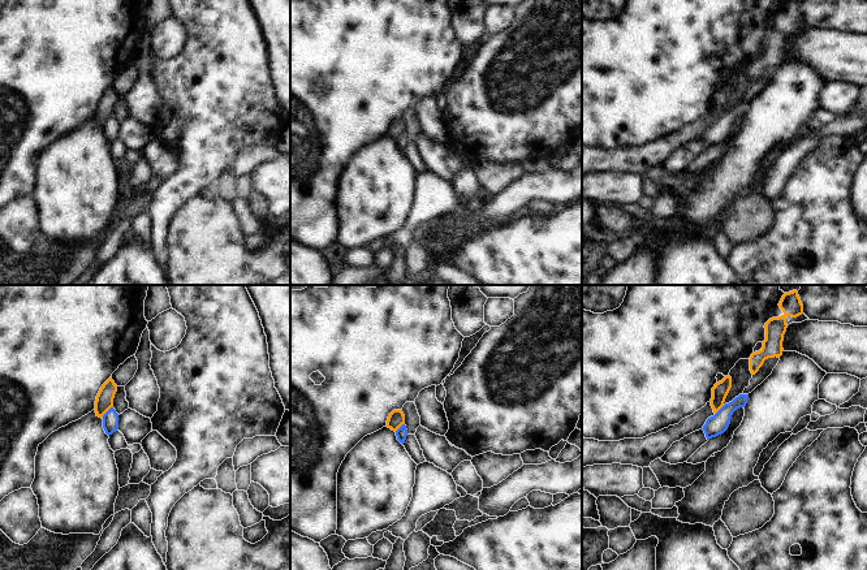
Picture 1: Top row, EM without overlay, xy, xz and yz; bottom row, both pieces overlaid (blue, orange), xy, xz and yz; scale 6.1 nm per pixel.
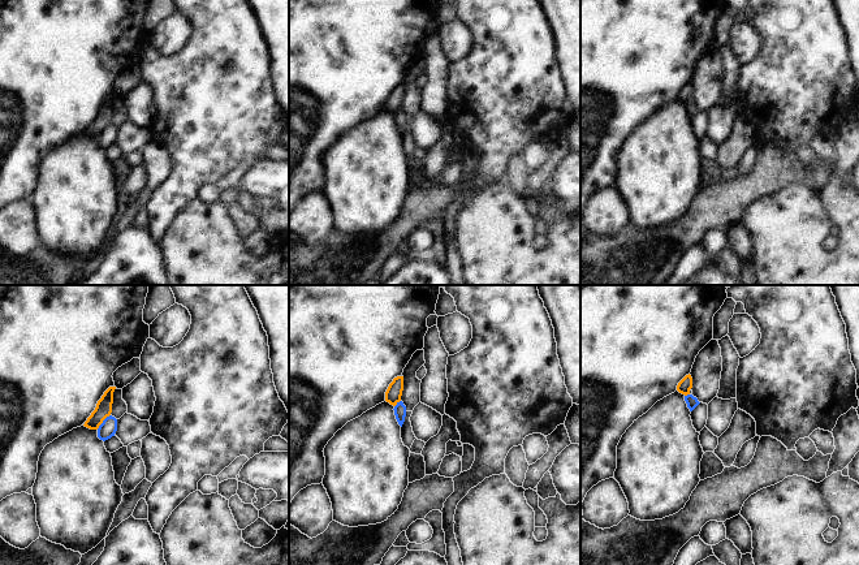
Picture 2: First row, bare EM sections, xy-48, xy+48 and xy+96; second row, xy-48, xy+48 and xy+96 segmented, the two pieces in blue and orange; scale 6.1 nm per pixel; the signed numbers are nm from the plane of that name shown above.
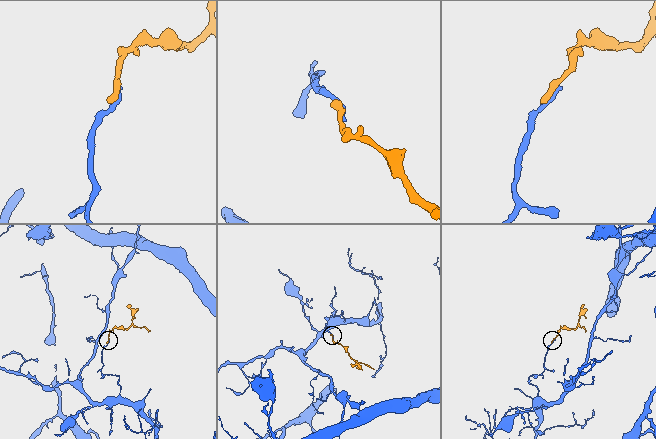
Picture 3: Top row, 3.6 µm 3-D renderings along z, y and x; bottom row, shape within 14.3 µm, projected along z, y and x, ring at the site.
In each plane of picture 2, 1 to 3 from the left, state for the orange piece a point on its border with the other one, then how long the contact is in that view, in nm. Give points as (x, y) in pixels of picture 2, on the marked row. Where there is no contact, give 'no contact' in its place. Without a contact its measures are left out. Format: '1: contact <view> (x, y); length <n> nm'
1: contact xy-48 (103, 422); length 130 nm
2: contact xy+48 (397, 404); length 60 nm
3: contact xy+96 (687, 395); length 40 nm

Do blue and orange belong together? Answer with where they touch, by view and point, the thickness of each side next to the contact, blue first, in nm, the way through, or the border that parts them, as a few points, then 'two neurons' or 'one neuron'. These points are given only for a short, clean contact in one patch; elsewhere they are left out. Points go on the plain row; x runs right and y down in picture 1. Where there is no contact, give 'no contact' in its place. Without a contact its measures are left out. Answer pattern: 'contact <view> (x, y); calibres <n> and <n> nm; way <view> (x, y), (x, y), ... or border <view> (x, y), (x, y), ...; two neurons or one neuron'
contact xy (106, 121); calibres 100 and 110 nm; border xy (112, 115), (102, 126); two neurons

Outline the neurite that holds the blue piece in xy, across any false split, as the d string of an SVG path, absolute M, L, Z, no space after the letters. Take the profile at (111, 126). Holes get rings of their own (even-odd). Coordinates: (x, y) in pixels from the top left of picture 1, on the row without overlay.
M113 116L103 124L103 137L108 144L118 138L118 122Z

